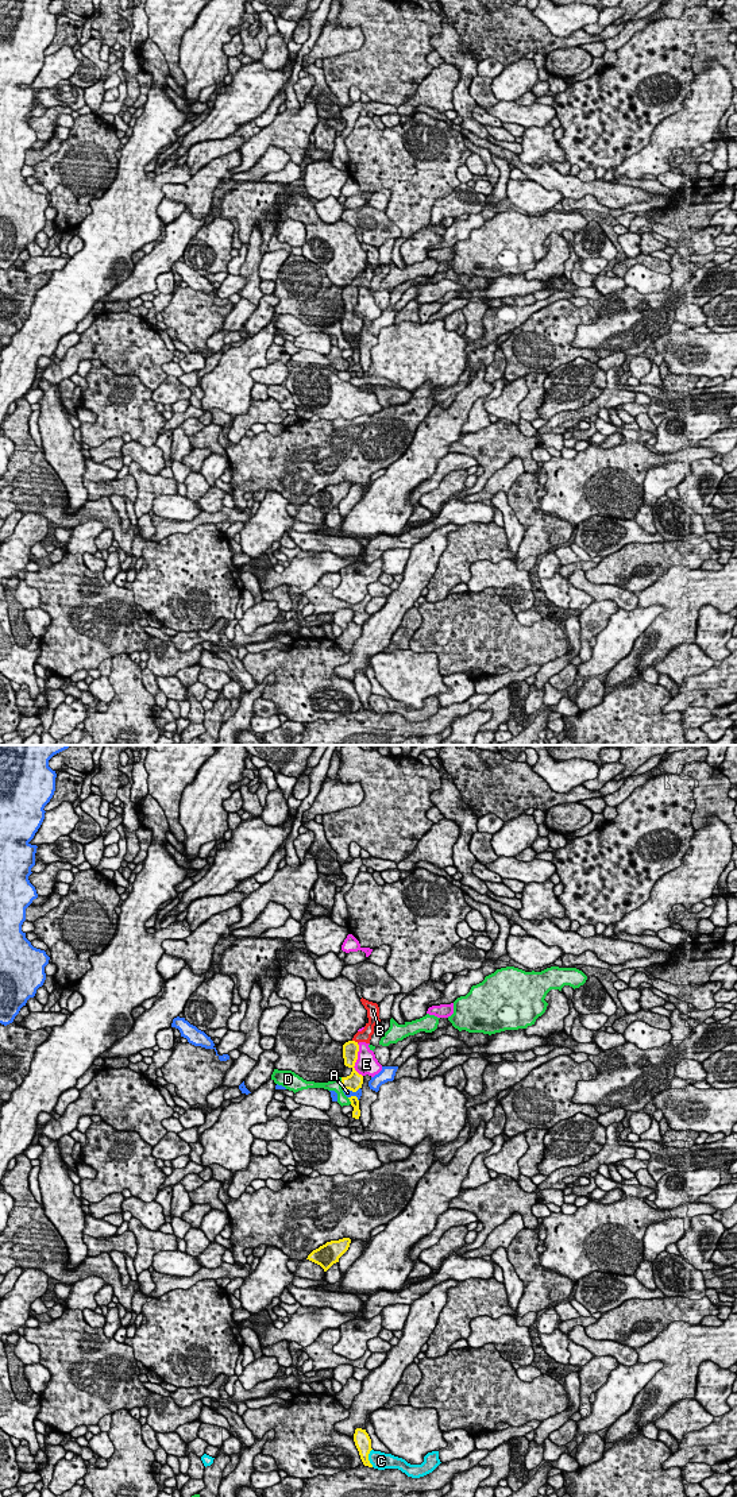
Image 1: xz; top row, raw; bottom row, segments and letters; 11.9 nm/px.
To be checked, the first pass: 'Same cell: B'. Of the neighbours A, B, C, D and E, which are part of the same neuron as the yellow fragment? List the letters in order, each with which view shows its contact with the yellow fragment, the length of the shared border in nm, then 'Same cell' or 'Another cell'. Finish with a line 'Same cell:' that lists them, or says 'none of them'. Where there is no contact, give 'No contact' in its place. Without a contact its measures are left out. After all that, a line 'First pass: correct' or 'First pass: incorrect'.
A: Touches yellow in xz. Shared border 220 nm. Another cell
B: Touches yellow in xz. Shared border 90 nm. Same cell
C: Touches yellow in xz. Shared border 220 nm. Another cell
D: Touches yellow in xz. Shared border 150 nm. Another cell
E: Touches yellow in xz. Shared border 400 nm. Another cell
Same cell: B
First pass: correct

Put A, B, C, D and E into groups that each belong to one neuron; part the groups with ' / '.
A / B / C / D / E

